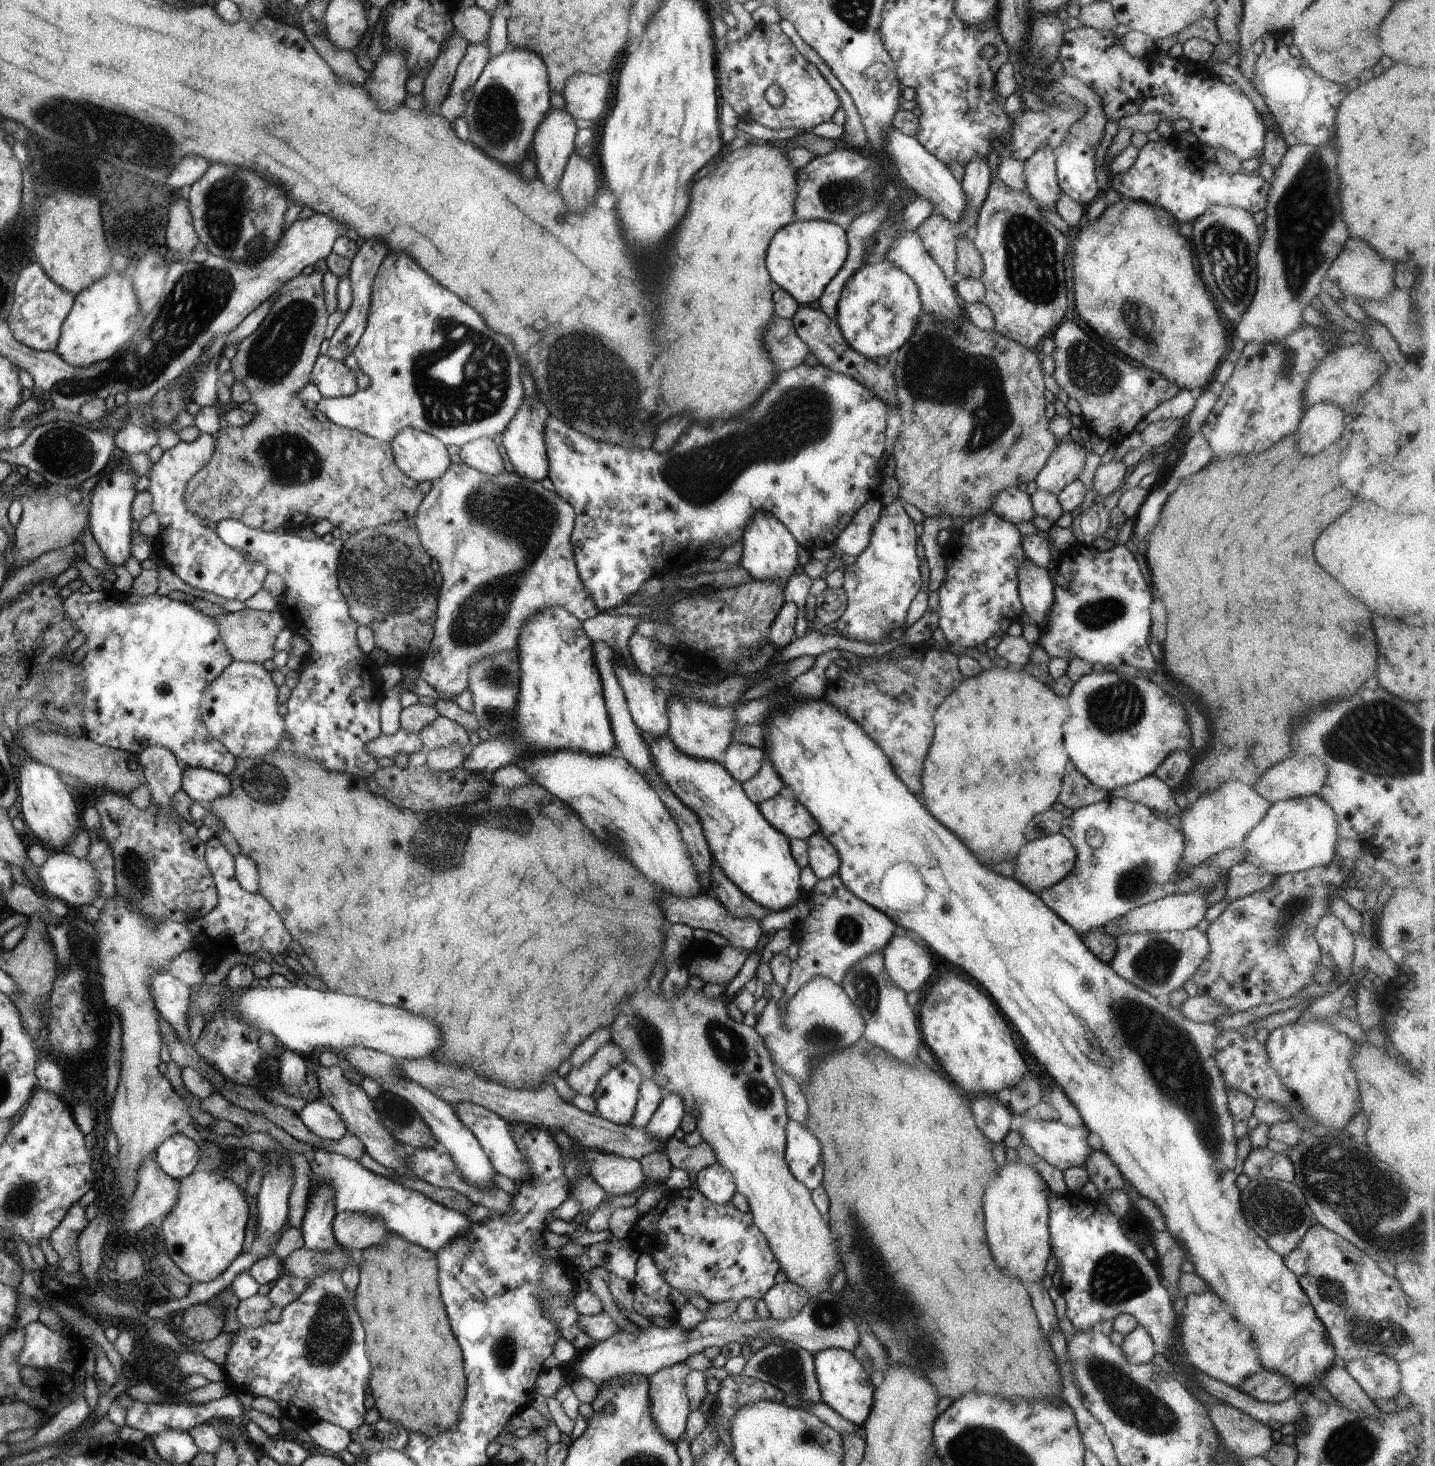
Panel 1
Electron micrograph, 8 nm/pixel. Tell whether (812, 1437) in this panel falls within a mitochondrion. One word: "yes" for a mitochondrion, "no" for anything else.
yes

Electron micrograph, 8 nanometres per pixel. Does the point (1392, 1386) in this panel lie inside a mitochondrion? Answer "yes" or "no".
no

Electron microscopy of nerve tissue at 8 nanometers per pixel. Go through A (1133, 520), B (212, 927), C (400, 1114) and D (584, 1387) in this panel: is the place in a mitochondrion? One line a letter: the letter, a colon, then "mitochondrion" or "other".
A: other
B: other
C: mitochondrion
D: other

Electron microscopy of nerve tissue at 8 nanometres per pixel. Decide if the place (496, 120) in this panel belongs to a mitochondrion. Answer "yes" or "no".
yes

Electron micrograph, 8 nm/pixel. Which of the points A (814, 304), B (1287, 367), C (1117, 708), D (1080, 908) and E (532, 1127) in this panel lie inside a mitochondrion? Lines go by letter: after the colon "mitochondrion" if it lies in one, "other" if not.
A: other
B: mitochondrion
C: mitochondrion
D: other
E: other

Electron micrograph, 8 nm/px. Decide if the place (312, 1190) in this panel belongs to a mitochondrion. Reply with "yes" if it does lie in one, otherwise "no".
no

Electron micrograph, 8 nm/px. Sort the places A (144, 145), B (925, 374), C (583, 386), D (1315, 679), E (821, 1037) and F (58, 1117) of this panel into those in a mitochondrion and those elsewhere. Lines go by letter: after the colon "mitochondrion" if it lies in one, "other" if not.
A: mitochondrion
B: mitochondrion
C: mitochondrion
D: other
E: mitochondrion
F: other

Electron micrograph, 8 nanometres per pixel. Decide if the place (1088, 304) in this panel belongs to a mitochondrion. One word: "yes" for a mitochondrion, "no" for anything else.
no

